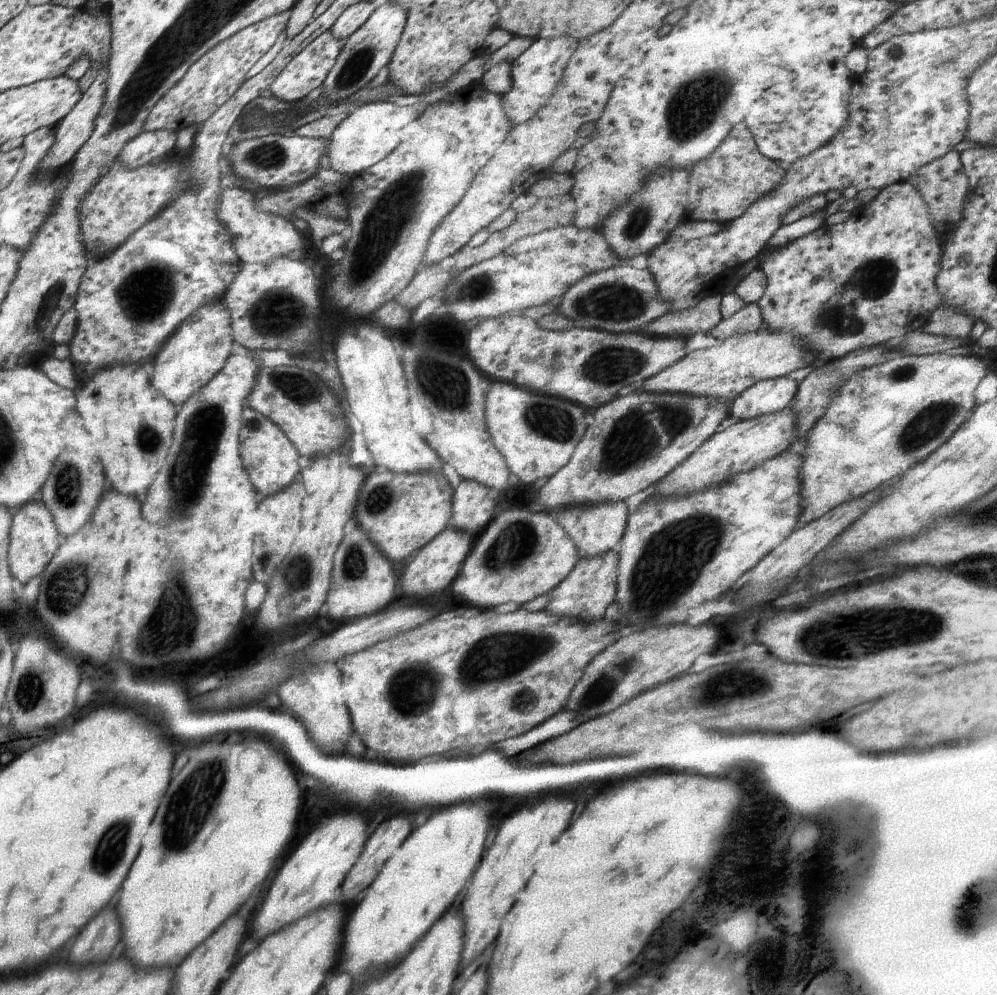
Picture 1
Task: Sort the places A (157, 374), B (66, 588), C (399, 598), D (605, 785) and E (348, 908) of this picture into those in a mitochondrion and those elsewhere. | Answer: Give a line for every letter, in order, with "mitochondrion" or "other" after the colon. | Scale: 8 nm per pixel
A: other
B: mitochondrion
C: other
D: other
E: other

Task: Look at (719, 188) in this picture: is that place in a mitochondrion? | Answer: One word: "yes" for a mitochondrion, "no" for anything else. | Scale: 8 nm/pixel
no

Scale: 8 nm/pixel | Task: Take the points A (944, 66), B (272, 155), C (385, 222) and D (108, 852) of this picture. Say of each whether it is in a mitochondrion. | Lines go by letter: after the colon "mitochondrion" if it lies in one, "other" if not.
A: mitochondrion
B: mitochondrion
C: mitochondrion
D: mitochondrion

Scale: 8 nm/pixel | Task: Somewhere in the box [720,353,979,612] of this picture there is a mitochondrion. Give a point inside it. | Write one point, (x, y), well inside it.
(932, 422)

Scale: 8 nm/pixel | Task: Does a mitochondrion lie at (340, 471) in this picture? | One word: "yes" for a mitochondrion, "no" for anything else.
no

